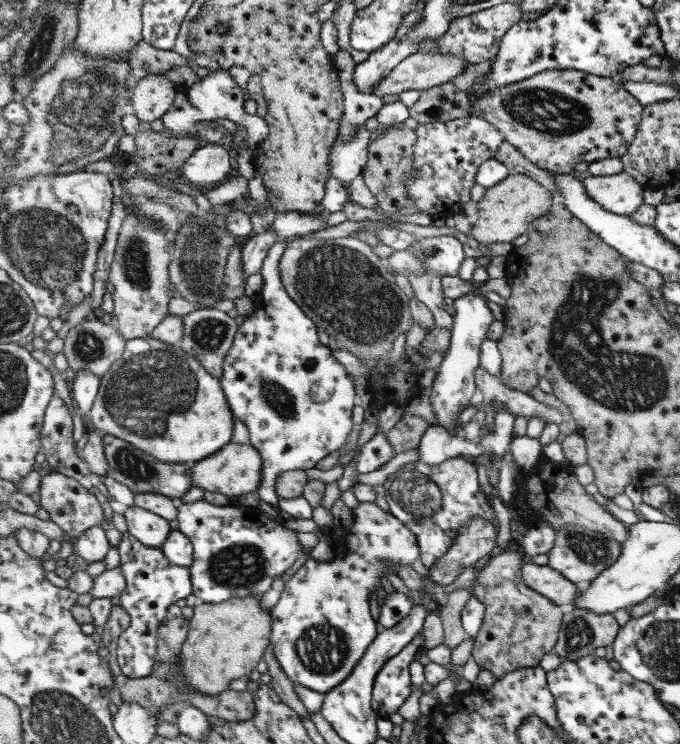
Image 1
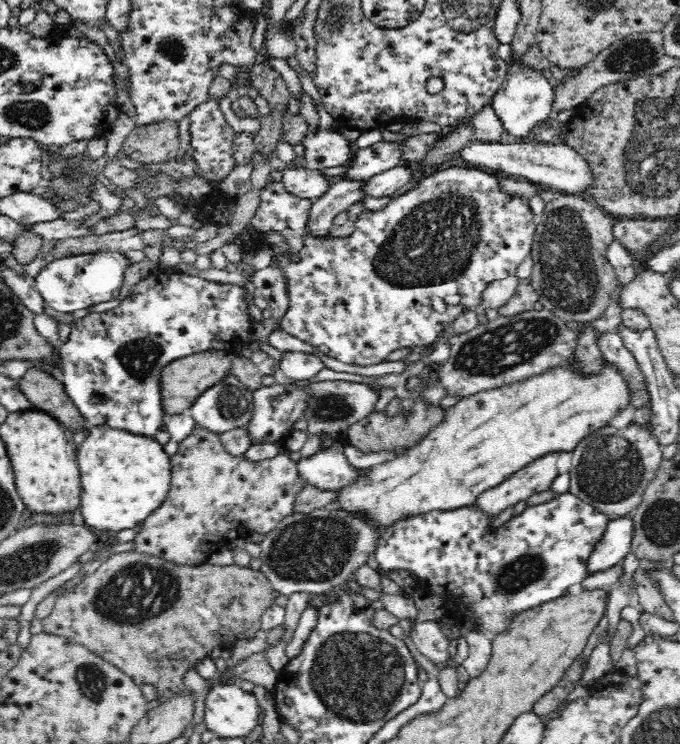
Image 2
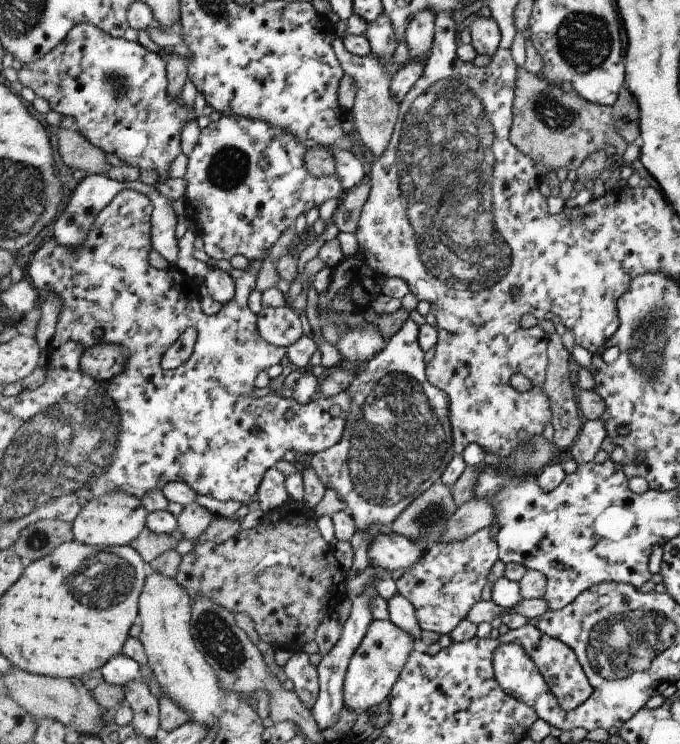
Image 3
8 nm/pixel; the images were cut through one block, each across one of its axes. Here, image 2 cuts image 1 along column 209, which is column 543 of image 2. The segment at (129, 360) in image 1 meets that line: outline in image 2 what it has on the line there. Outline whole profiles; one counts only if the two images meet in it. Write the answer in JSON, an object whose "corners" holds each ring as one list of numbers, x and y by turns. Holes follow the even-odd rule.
{"corners":[[578,359,549,367,515,382,506,382,476,394,462,397,454,406,444,408,440,422,403,455,384,461,373,468,365,468,367,475,357,483,341,488,337,502,341,508,365,512,381,528,388,528,402,514,422,514,430,510,456,510,472,506,476,494,504,482,527,464,534,463,550,453,570,452,590,436,592,431,608,427,608,422,634,401,634,387,619,370,619,364,602,359,596,371,588,371]]}

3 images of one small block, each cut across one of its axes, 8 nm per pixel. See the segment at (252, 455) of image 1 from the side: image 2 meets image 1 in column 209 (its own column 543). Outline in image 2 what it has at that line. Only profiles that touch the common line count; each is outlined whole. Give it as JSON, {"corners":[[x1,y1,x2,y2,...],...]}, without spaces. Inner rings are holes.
{"corners":[[550,453,534,463,527,464,504,482,476,494,472,506,480,509,484,516,496,518,518,501,525,502,533,494,548,490,552,480,559,475,556,467,558,458,559,453]]}

